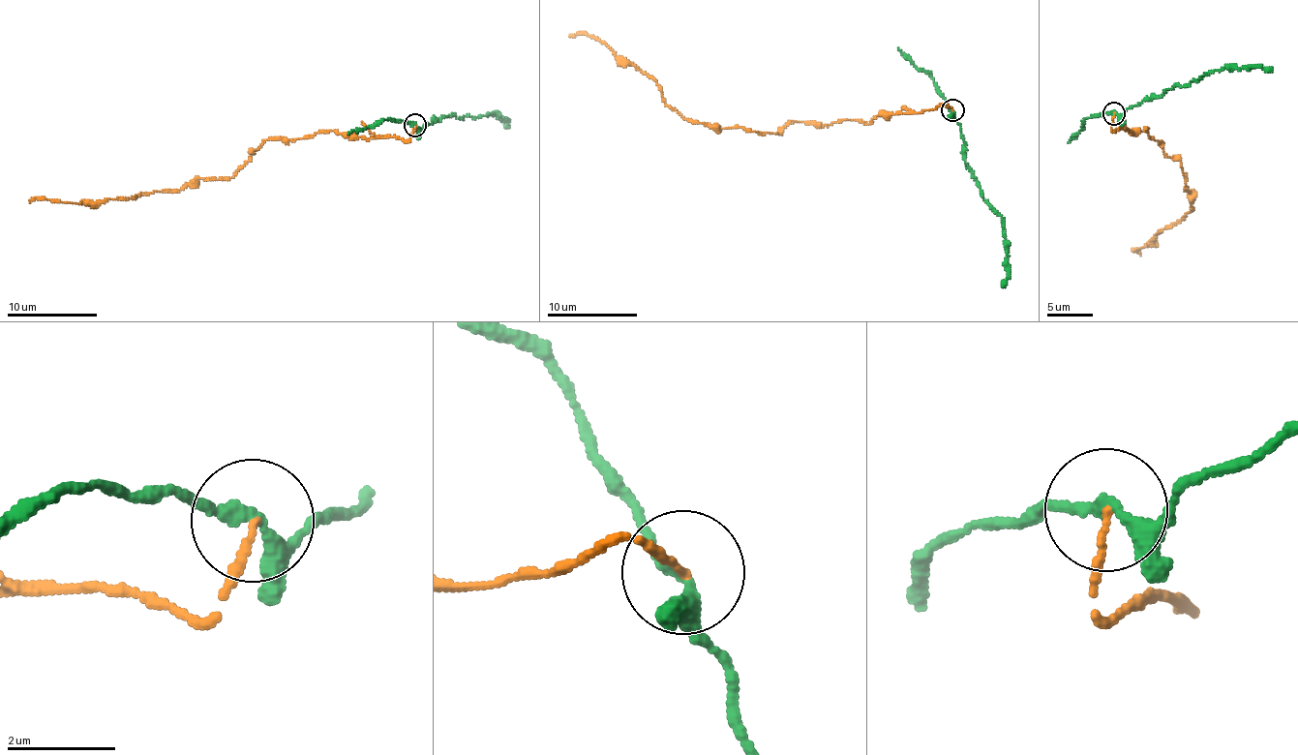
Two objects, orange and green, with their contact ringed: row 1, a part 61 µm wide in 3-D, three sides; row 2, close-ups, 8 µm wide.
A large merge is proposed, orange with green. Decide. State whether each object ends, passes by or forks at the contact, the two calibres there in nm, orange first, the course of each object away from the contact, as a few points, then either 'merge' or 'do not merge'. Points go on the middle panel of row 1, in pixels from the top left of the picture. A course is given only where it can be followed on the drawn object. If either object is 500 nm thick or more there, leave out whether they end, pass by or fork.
orange ends there; green passes by; 110 nm thick on the orange side, 220 nm on the other; orange runs (953, 110), (799, 122), (777, 134), (712, 128), (672, 110), (659, 85), (597, 39), (569, 36); green runs (953, 110), (954, 121), (960, 126), (965, 164), (971, 171), (971, 177), (1005, 229), (1007, 278), (1002, 286); do not merge

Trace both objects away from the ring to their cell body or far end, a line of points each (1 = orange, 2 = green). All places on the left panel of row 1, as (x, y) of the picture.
1: (415, 124), (407, 139), (333, 131), (264, 139), (231, 177), (179, 190), (30, 202)
2: (415, 124), (421, 129), (445, 116), (481, 118), (492, 113), (508, 122), (506, 128)

